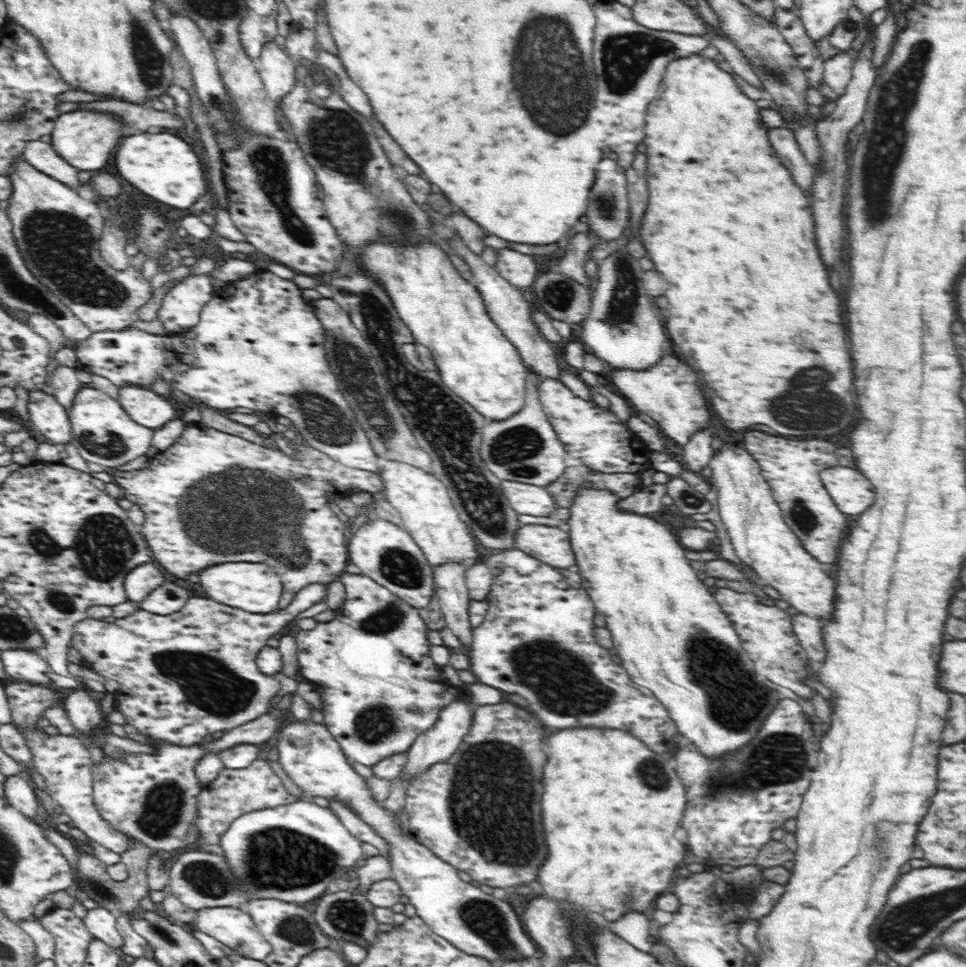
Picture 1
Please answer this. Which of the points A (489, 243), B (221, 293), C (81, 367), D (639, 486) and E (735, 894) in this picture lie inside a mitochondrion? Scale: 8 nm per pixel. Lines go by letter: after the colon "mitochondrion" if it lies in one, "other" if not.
A: other
B: other
C: other
D: other
E: other

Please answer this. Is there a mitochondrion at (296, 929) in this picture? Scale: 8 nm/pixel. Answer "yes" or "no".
yes

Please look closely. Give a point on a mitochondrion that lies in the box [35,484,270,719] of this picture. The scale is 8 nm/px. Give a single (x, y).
(104, 545)

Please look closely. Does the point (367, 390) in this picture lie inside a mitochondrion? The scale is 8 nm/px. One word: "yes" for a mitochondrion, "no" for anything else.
yes

